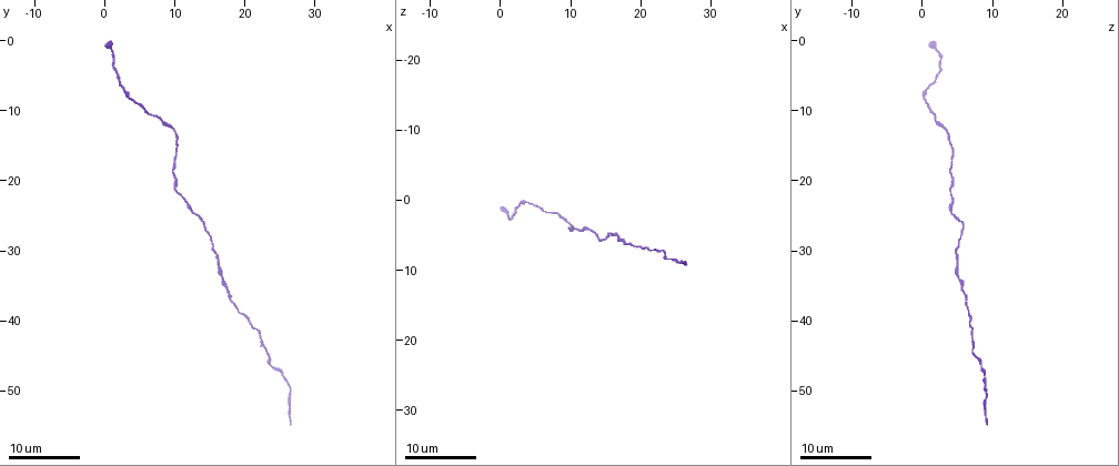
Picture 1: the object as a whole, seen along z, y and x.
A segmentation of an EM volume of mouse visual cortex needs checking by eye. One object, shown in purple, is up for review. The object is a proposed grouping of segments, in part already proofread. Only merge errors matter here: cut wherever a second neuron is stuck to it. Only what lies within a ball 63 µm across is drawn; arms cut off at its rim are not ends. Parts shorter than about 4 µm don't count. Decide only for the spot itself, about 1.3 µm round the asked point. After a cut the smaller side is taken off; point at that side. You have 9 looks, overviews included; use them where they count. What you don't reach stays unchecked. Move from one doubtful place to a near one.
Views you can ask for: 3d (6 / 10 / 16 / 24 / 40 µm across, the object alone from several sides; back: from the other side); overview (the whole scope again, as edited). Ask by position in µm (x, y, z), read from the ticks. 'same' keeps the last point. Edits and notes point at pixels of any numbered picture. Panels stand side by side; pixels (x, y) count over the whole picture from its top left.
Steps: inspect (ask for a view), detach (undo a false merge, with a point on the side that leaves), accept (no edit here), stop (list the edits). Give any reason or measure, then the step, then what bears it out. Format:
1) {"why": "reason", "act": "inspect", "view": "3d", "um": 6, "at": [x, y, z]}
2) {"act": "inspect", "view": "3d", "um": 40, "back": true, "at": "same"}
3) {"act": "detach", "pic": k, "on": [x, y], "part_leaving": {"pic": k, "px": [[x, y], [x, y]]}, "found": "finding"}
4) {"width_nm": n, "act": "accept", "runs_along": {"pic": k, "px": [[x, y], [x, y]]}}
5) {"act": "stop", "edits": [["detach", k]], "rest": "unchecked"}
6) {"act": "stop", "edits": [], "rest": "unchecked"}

{"why": "thick turns thin", "act": "inspect", "view": "3d", "um": 16, "at": [26.0, 48.5, 9.0]}

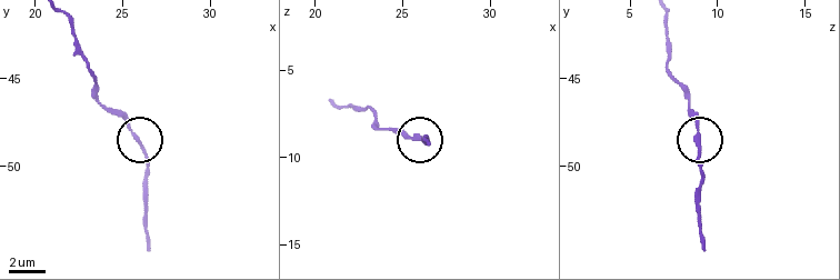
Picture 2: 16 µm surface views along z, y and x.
{"act": "inspect", "view": "3d", "um": 10, "at": [25.6, 48.1, 8.8]}

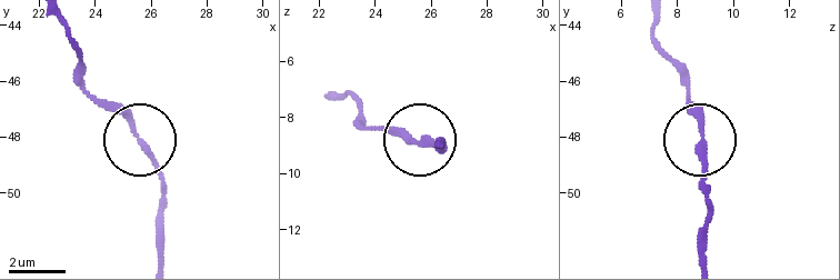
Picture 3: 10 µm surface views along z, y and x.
{"why": "from behind", "act": "inspect", "view": "3d", "um": 10, "back": true, "at": [25.7, 48.3, 8.8]}

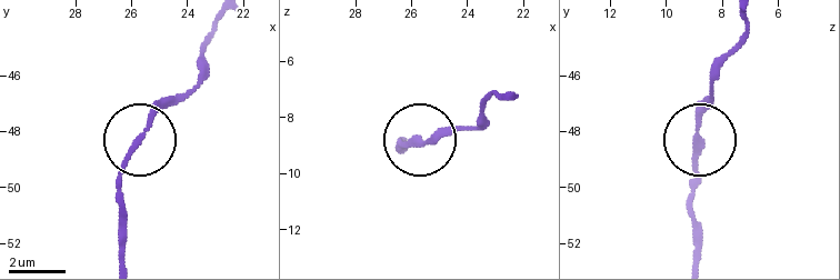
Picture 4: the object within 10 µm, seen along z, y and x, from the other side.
{"act": "accept", "runs_along": {"pic": 4, "px": [[747, 20], [699, 128], [691, 204]]}, "found": "all the same neuron"}

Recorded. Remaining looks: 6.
{"why": "a narrow waist", "act": "inspect", "view": "3d", "um": 24, "at": [23.0, 44.0, 7.0]}

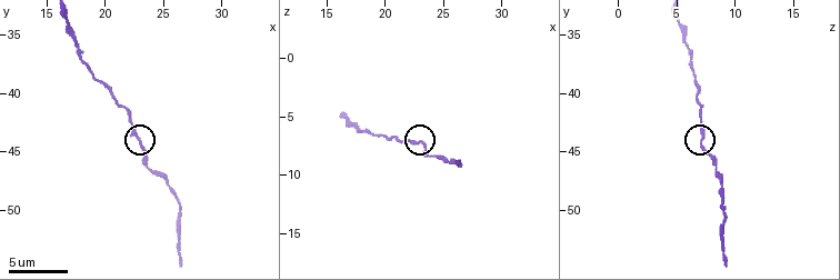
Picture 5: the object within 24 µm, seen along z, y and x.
{"act": "inspect", "view": "3d", "um": 10, "at": [23.2, 44.4, 7.0]}

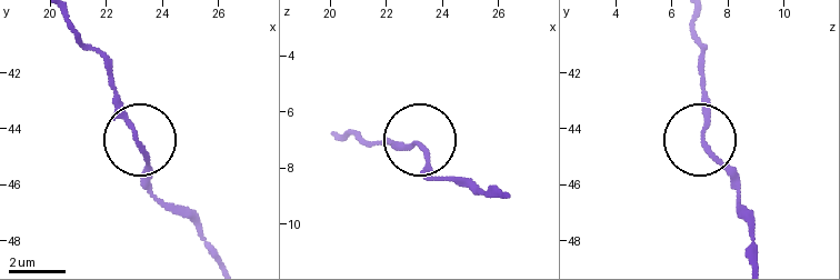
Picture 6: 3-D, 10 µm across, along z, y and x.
{"act": "accept", "runs_along": {"pic": 6, "px": [[67, 21], [106, 64], [119, 114], [146, 164], [146, 191]]}, "found": "all the same neuron"}

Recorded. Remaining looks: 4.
{"why": "sudden change in width", "act": "inspect", "view": "3d", "um": 16, "at": [16.0, 31.5, 4.5]}

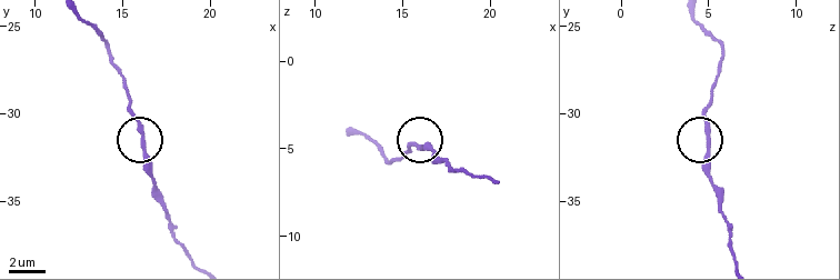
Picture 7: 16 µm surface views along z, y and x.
{"act": "inspect", "view": "3d", "um": 10, "at": [16.3, 31.6, 5.1]}

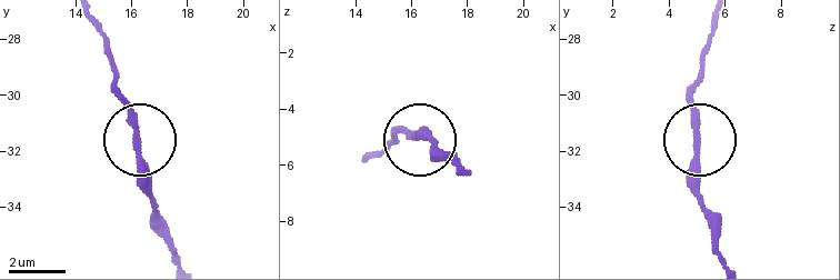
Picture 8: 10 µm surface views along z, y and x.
{"act": "inspect", "view": "3d", "um": 6, "at": [16.3, 31.5, 4.9]}

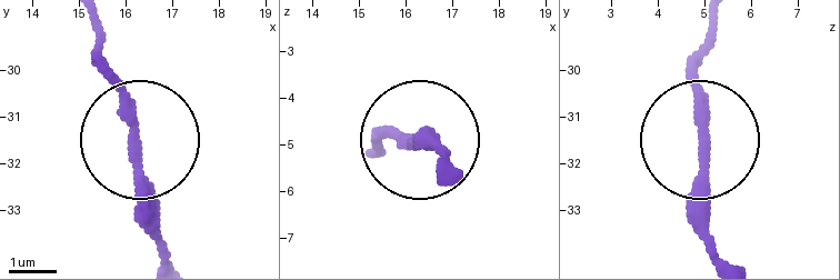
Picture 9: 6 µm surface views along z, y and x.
{"width_nm": 240, "act": "accept", "found": "one neuron here"}

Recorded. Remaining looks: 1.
{"why": "calibre changes", "act": "inspect", "view": "3d", "um": 10, "at": [17.6, 35.8, 6.0]}

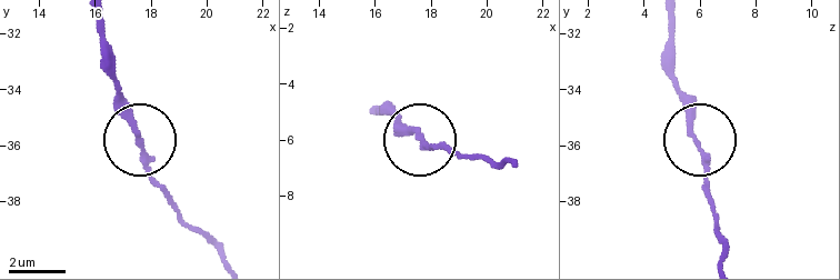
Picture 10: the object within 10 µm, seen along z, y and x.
{"act": "accept", "runs_along": {"pic": 10, "px": [[671, 19], [671, 69], [707, 169], [707, 202]]}, "found": "one neuron here"}

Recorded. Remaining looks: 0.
{"act": "stop", "edits": [], "rest": "unchecked"}

